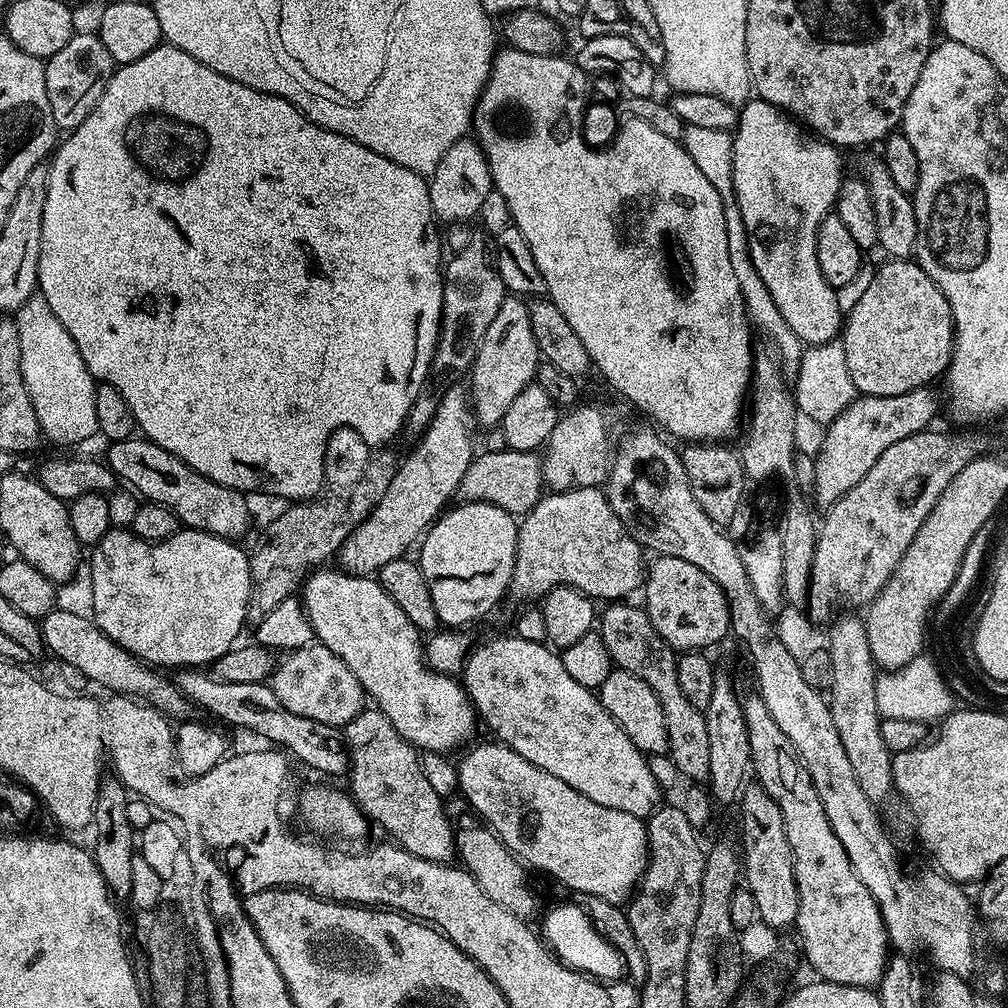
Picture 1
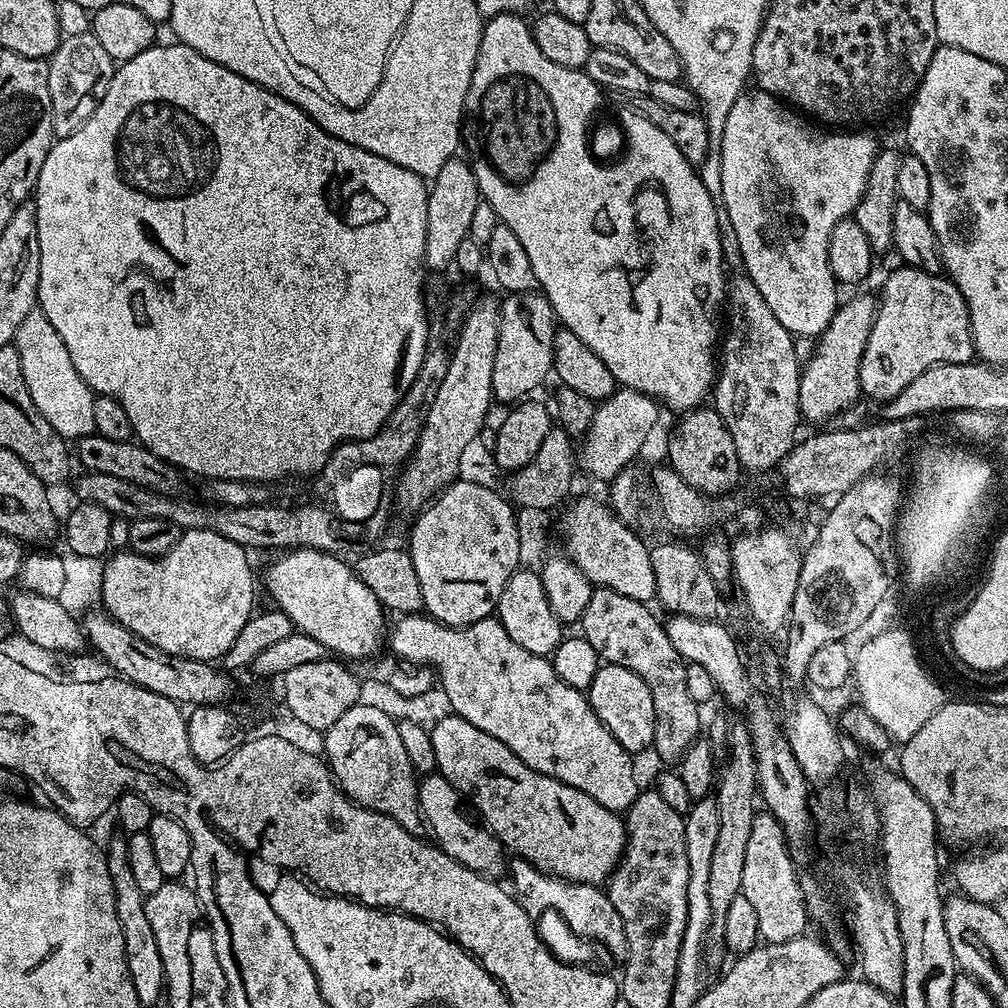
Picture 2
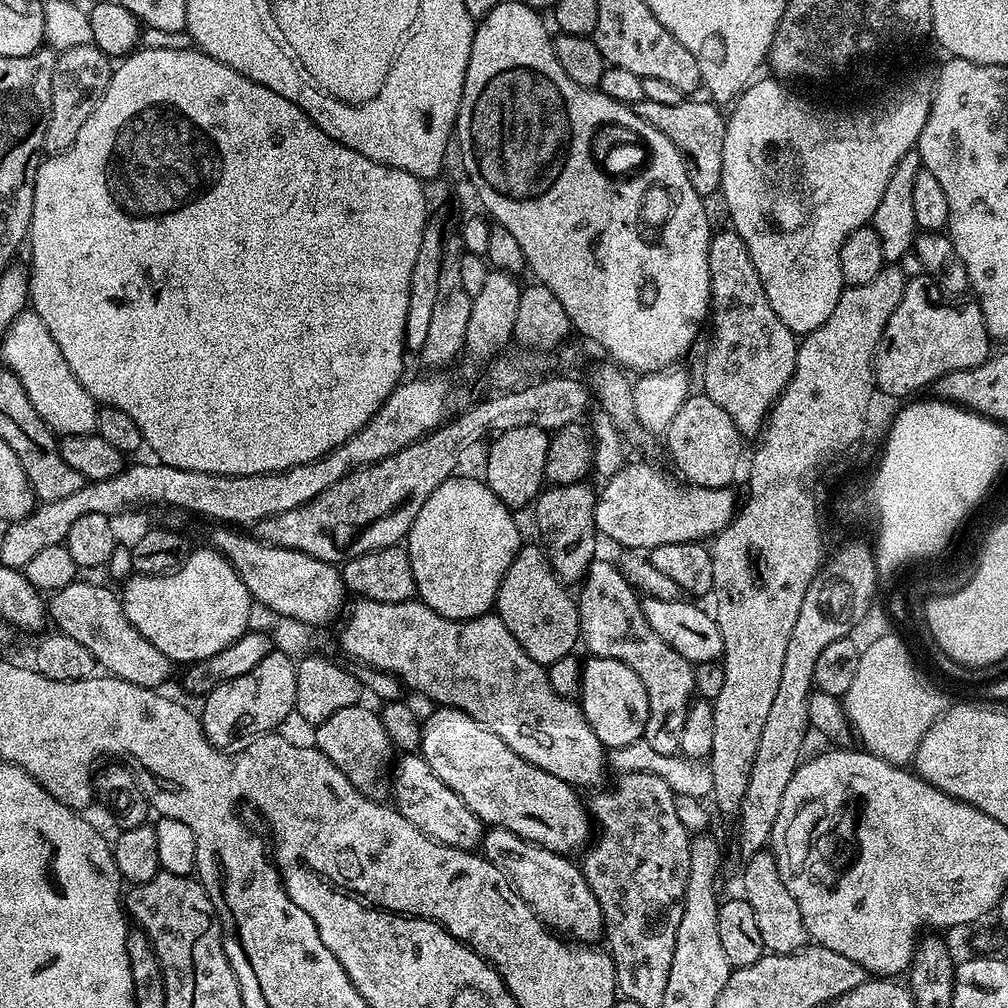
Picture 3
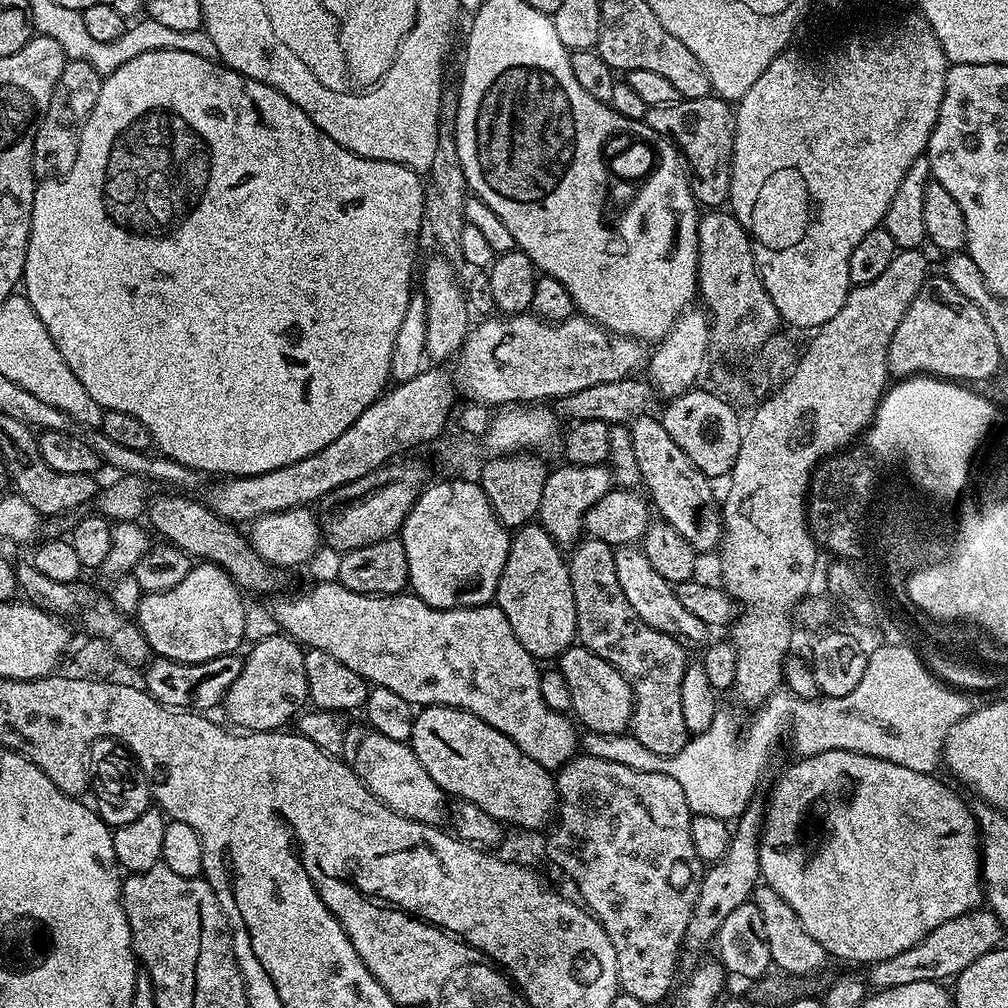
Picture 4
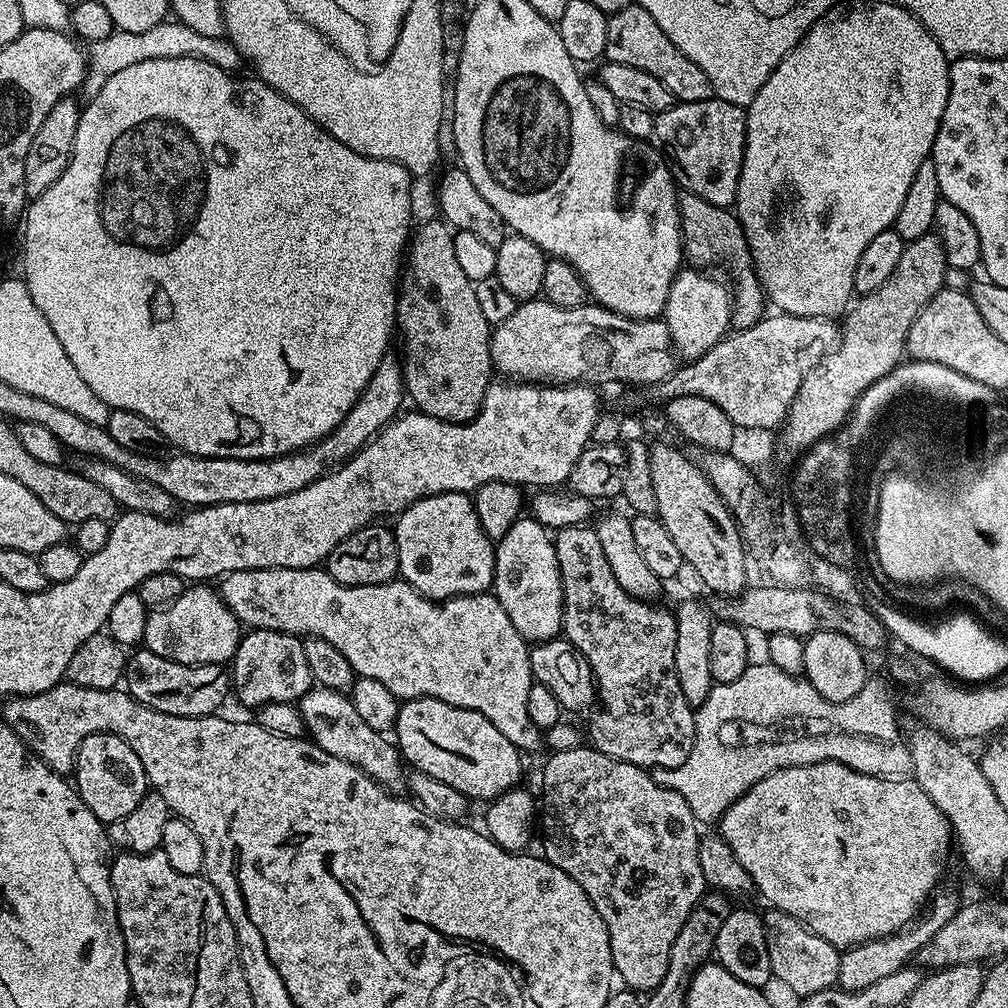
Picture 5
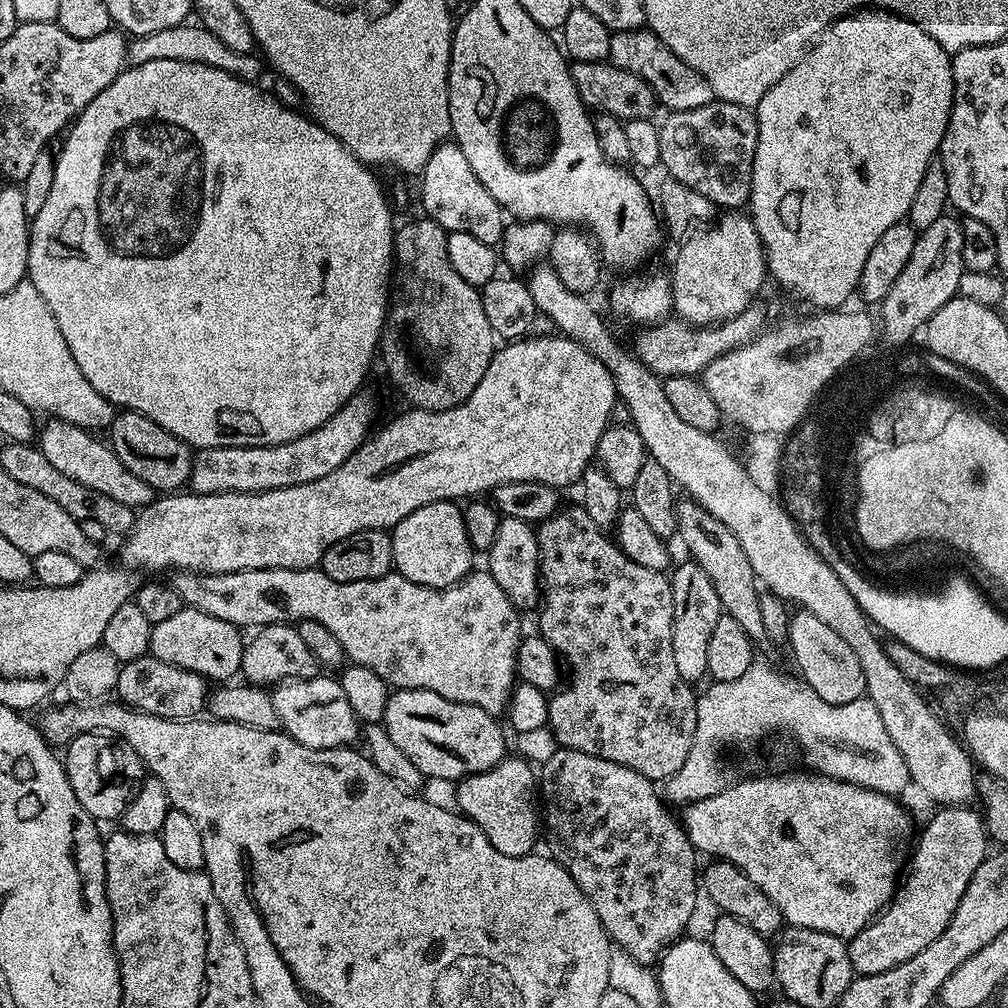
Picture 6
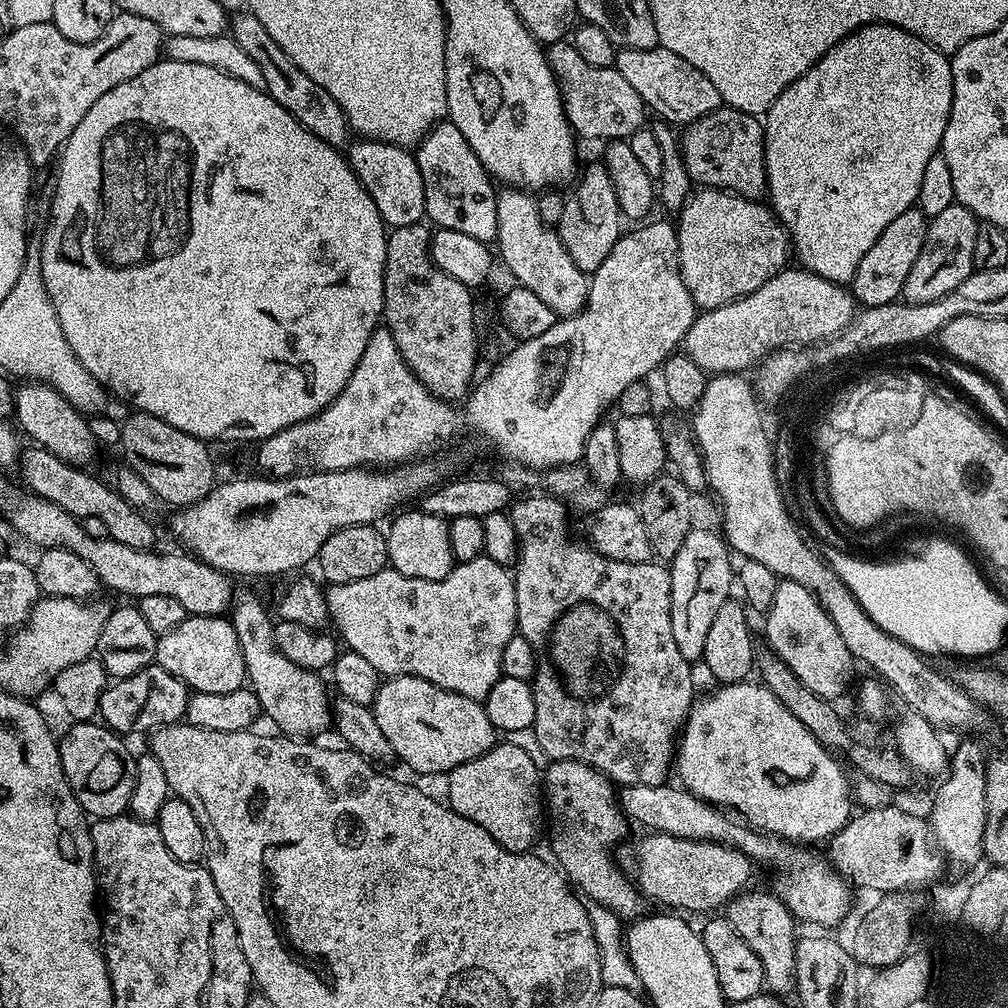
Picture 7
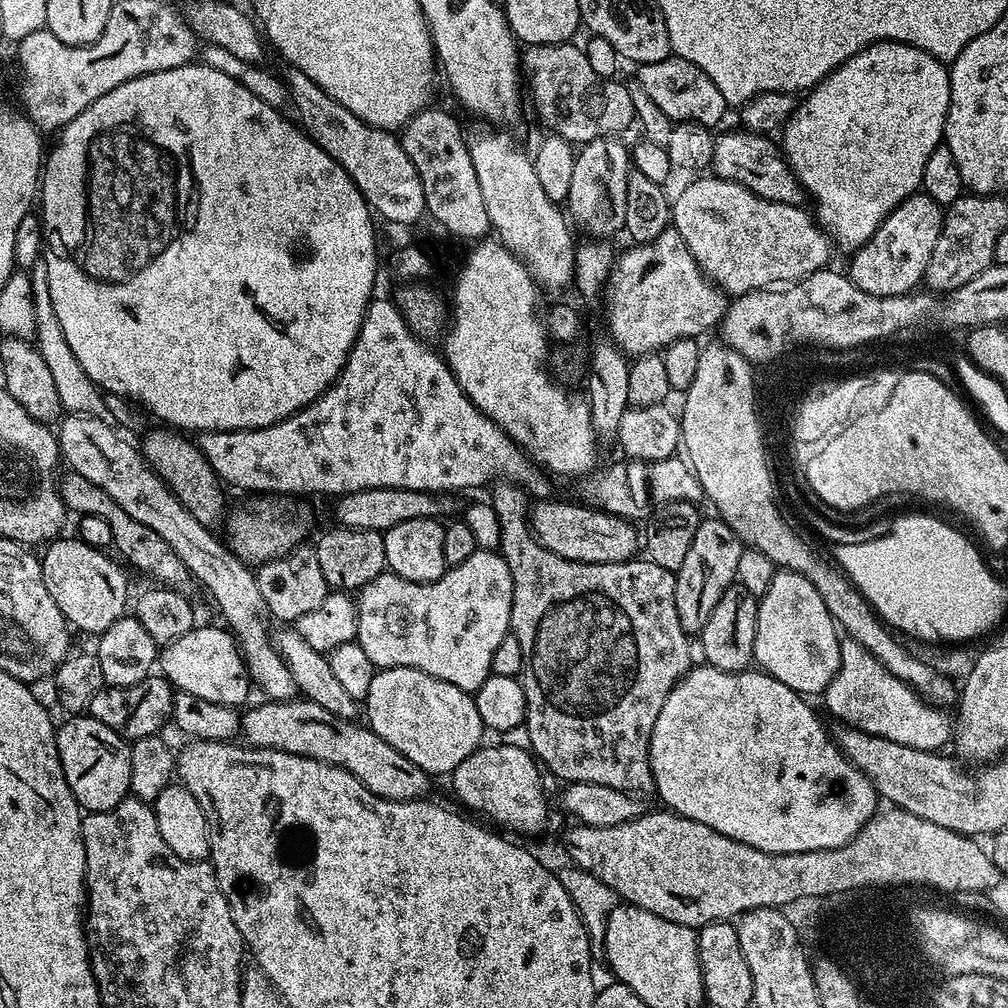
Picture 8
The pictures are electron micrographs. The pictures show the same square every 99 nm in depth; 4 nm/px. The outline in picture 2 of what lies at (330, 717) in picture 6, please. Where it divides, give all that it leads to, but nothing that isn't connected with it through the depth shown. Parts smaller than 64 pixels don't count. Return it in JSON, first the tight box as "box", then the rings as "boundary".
{"box":[419,774,506,878],"boundary":[[[428,774],[419,781],[420,786],[420,811],[423,823],[426,828],[432,831],[431,839],[437,848],[454,862],[466,866],[475,872],[481,872],[483,876],[489,878],[499,877],[499,872],[503,873],[506,868],[506,849],[500,843],[495,834],[489,832],[483,823],[471,820],[466,813],[460,809],[462,797],[457,792],[455,786],[442,775]]]}

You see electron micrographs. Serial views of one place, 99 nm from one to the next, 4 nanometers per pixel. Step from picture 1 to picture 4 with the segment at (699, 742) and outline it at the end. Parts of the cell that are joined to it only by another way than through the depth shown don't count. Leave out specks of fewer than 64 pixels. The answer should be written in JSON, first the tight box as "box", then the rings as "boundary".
{"box":[567,538,690,756],"boundary":[[[584,538],[571,549],[567,557],[570,586],[574,586],[574,610],[576,611],[576,634],[579,643],[589,648],[598,658],[610,662],[626,678],[632,688],[632,722],[630,734],[646,746],[646,750],[654,750],[659,756],[672,756],[672,704],[682,704],[682,674],[690,663],[686,658],[686,649],[678,641],[670,638],[670,634],[662,634],[654,630],[654,626],[646,626],[642,618],[638,618],[634,606],[626,602],[626,594],[622,594],[622,586],[618,586],[618,574],[614,574],[613,545]]]}

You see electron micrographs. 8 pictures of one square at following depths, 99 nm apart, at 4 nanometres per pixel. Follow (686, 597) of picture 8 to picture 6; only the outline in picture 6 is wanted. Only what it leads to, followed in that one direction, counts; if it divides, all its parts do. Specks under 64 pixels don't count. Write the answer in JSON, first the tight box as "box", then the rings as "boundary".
{"box":[671,562,722,685],"boundary":[[[695,562],[680,564],[676,573],[671,573],[672,597],[674,598],[674,622],[672,623],[672,641],[674,642],[674,663],[678,666],[678,674],[688,684],[695,685],[696,680],[708,676],[706,653],[710,643],[710,633],[722,614],[718,602],[718,590],[714,590],[714,582],[706,578],[706,570]]]}

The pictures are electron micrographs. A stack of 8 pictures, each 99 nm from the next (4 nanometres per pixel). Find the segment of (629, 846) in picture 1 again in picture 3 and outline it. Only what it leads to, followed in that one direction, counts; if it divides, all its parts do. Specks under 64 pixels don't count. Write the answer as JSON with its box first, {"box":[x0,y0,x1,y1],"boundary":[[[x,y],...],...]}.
{"box":[419,706,590,854],"boundary":[[[436,706],[431,710],[433,712],[428,717],[425,715],[422,720],[419,755],[423,756],[430,770],[434,770],[434,774],[438,774],[438,778],[442,778],[442,782],[446,782],[446,786],[450,786],[450,790],[454,790],[454,794],[458,794],[458,798],[462,798],[462,802],[466,802],[466,806],[470,806],[470,810],[474,810],[474,814],[485,825],[505,828],[538,846],[546,846],[565,854],[579,853],[589,843],[590,812],[585,801],[584,804],[580,801],[581,793],[573,785],[554,778],[554,774],[546,774],[546,770],[538,770],[538,766],[514,754],[514,750],[510,750],[510,746],[506,746],[498,734],[474,722],[474,718],[462,710],[447,706]]]}

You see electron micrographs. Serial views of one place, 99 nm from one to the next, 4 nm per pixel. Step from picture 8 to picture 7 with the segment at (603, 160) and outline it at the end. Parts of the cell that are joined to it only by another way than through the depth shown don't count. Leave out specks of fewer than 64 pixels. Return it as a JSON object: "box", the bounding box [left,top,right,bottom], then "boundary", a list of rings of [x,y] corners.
{"box":[555,168,622,274],"boundary":[[[588,168],[584,172],[584,177],[582,176],[583,172],[575,181],[576,189],[570,194],[567,193],[562,218],[560,223],[555,225],[555,230],[560,236],[562,246],[566,246],[566,254],[570,254],[574,261],[574,266],[591,274],[598,270],[598,266],[602,266],[602,262],[606,262],[610,250],[614,250],[614,246],[620,241],[622,213],[618,206],[614,182],[610,182],[607,168]]]}

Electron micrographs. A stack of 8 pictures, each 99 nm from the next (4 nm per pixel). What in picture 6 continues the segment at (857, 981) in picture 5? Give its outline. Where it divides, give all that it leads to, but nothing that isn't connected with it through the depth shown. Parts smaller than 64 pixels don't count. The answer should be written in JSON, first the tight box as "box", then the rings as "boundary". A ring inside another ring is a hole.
{"box":[847,806,990,976],"boundary":[[[940,806],[920,832],[912,865],[907,865],[906,875],[896,889],[896,895],[879,916],[847,941],[850,966],[856,976],[873,976],[902,962],[910,962],[914,954],[922,954],[934,938],[950,926],[974,870],[990,852],[990,839],[985,831],[984,817],[972,806]],[[908,872],[908,877],[907,876]],[[905,879],[905,880],[904,880]]]}

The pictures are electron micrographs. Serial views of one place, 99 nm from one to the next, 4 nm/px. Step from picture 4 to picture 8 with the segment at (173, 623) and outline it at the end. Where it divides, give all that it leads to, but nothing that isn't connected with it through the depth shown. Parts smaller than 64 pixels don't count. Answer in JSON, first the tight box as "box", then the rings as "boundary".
{"box":[159,626,250,708],"boundary":[[[193,626],[186,634],[182,634],[182,638],[178,638],[178,642],[170,642],[159,649],[159,671],[173,689],[195,694],[198,698],[206,698],[209,702],[218,702],[231,708],[244,703],[247,705],[250,677],[235,636],[224,626],[200,627]]]}

